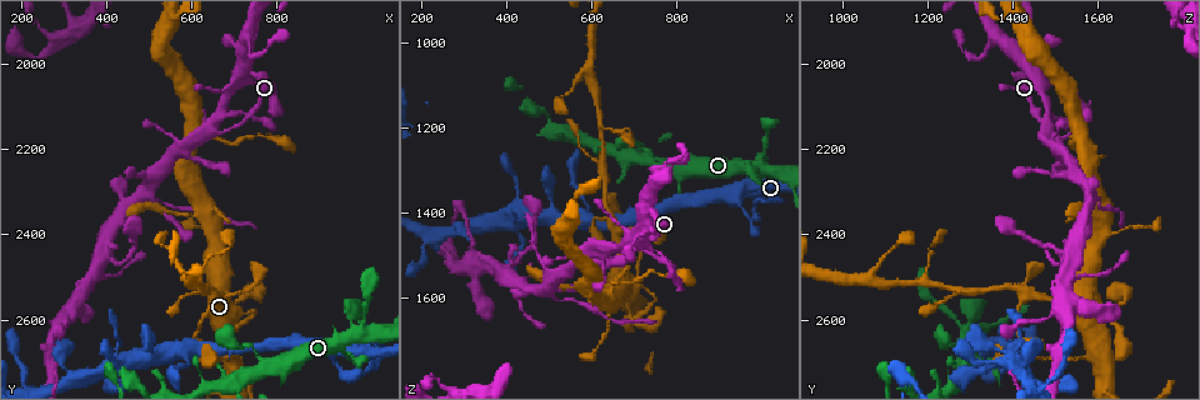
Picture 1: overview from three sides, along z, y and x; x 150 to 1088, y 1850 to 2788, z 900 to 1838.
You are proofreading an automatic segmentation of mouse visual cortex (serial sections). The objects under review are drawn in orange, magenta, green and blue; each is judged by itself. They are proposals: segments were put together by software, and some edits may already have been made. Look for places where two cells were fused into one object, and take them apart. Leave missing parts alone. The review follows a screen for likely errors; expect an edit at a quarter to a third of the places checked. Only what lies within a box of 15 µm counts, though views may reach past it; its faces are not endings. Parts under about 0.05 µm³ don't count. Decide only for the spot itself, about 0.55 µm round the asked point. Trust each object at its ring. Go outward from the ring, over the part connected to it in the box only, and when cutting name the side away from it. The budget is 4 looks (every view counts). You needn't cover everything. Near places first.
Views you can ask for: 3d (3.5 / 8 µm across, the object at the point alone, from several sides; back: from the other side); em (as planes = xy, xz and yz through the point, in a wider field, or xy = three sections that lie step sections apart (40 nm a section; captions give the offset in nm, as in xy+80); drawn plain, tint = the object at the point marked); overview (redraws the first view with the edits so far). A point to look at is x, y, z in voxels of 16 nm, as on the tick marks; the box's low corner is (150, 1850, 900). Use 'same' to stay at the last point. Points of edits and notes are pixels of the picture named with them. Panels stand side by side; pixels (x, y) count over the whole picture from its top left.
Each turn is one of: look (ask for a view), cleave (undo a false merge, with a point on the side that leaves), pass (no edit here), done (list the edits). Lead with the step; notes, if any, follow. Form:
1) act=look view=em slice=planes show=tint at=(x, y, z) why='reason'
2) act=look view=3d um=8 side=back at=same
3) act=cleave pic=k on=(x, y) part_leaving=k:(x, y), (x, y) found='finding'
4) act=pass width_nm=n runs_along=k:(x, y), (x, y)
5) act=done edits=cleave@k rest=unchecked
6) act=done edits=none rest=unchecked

act=look view=3d um=3.5 at=(625, 2535, 1290) why='arms part here'

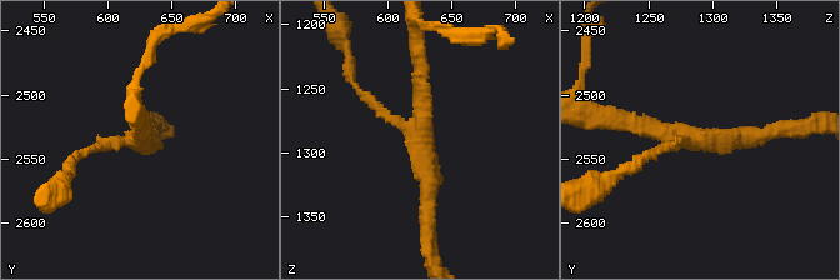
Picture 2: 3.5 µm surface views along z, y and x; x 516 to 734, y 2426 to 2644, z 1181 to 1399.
act=pass arms=3 arm_widths_nm=100,200,200 runs_along=2:(781, 129), (698, 140), (621, 118) found='one cell here'

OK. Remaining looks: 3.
act=look view=3d um=3.5 at=(650, 2140, 1480) why='calibre changes'

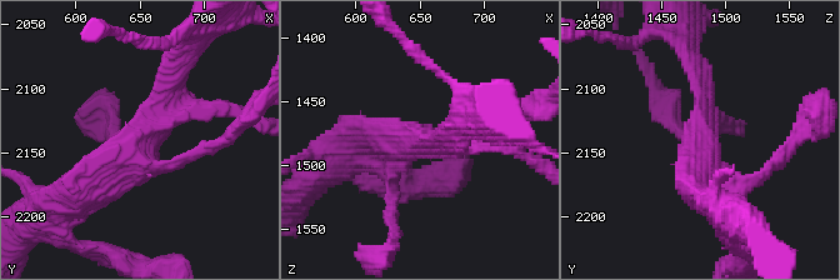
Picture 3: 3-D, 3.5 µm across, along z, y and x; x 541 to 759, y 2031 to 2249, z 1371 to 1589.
act=look view=em slice=xy step=2 show=tint at=(648, 2142, 1484)

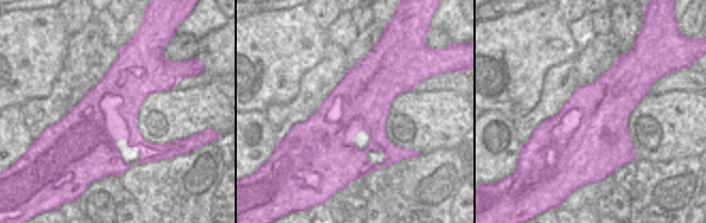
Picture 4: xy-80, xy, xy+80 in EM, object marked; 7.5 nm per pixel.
act=look view=em slice=xy step=1 show=tint at=same

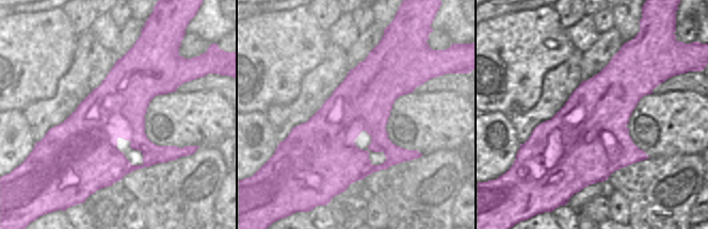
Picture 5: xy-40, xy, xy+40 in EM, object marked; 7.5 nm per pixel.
act=pass runs_along=3:(200, 150), (74, 200) found='one cell here'

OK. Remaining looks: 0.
act=done edits=none rest=unchecked

